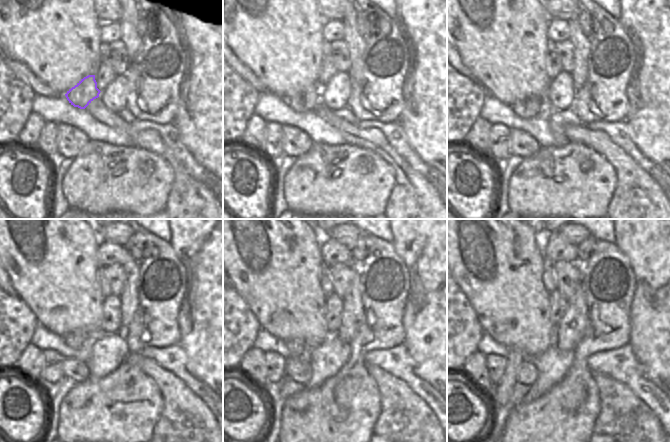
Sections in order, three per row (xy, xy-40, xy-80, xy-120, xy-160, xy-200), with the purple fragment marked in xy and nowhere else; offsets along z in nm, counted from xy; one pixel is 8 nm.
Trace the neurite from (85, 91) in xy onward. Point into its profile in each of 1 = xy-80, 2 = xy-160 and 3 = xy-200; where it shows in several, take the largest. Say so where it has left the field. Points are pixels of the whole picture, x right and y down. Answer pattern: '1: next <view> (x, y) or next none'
1: next xy-80 (532, 107)
2: next xy-160 (297, 347)
3: next xy-200 (500, 395)

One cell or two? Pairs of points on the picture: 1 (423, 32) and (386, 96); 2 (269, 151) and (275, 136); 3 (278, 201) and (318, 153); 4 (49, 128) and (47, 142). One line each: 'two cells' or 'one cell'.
1: two cells
2: one cell
3: two cells
4: one cell

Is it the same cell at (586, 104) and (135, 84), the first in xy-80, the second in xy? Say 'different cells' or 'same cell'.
same cell

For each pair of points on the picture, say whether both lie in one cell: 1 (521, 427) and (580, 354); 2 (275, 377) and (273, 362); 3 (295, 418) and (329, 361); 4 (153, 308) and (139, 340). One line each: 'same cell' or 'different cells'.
1: same cell
2: same cell
3: different cells
4: same cell

